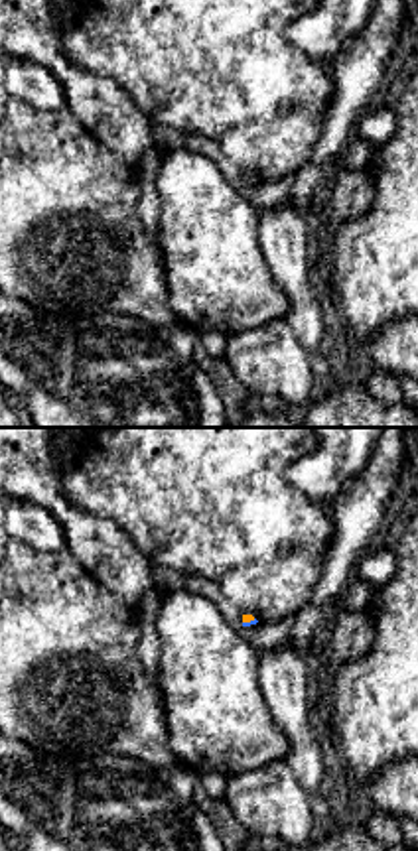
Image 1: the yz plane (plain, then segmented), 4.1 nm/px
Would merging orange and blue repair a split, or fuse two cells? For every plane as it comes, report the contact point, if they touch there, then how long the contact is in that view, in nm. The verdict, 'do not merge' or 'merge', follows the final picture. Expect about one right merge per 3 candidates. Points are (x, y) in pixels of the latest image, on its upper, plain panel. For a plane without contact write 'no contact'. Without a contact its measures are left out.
meets orange at (249, 180); contact 60 nm long

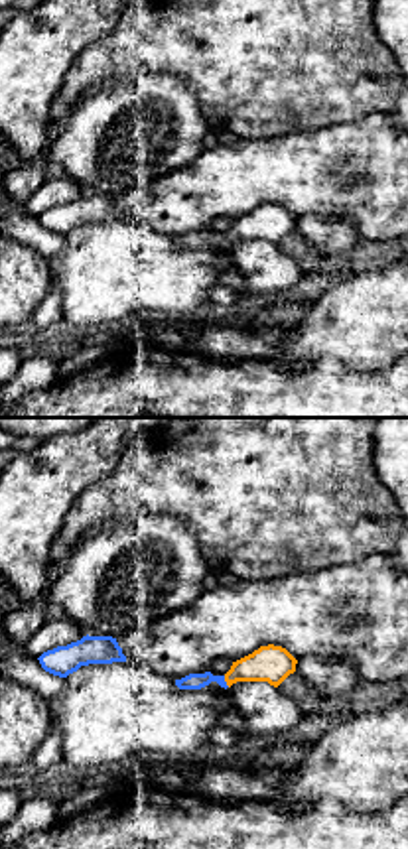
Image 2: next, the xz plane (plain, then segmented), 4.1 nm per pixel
meets orange at (225, 239); contact 50 nm long

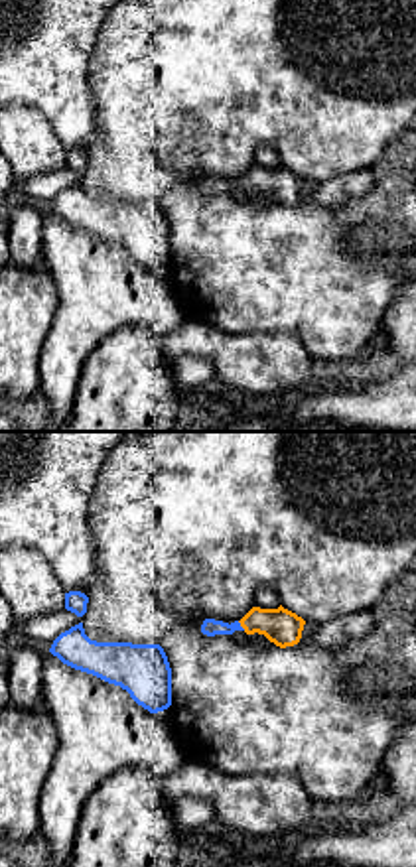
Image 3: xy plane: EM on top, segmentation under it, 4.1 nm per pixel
meets orange at (241, 184); contact 50 nm long

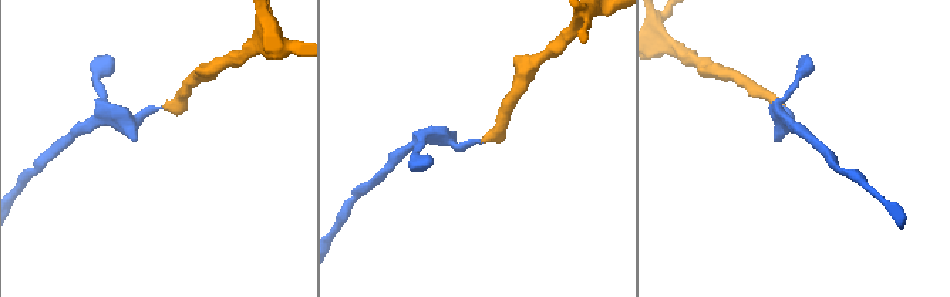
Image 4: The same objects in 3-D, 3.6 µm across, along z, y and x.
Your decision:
merge

